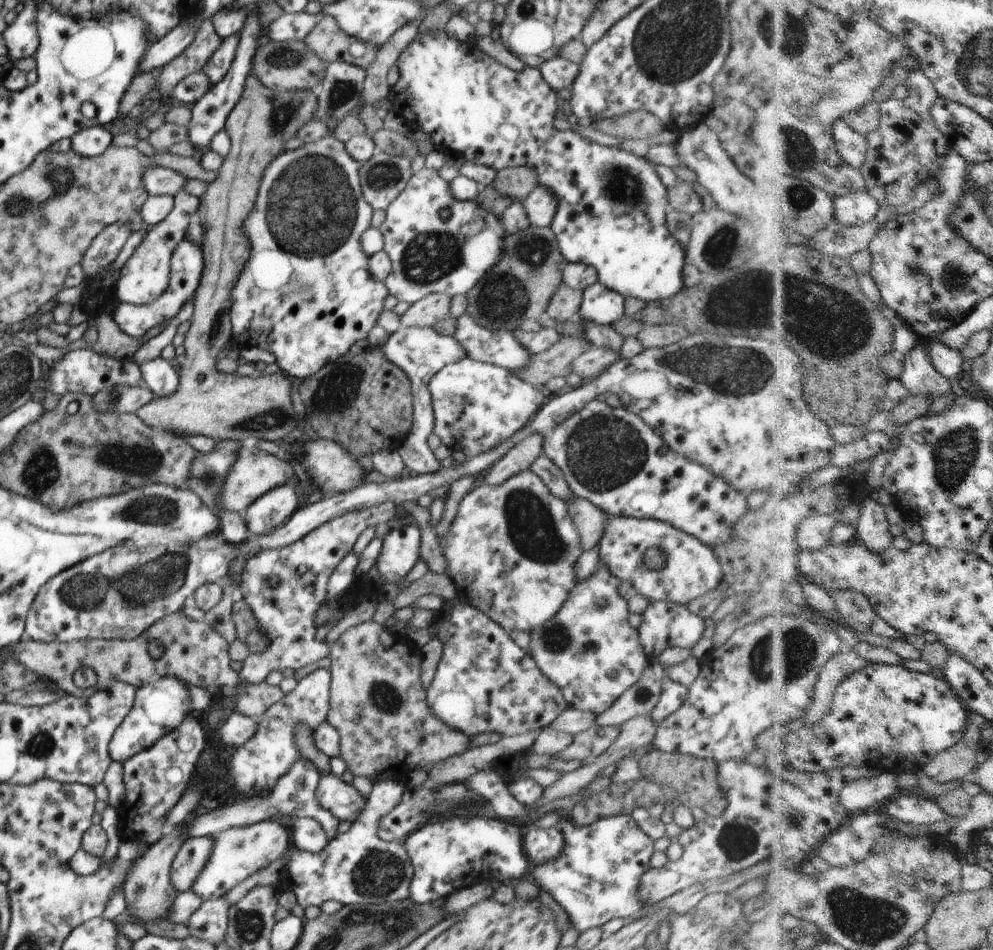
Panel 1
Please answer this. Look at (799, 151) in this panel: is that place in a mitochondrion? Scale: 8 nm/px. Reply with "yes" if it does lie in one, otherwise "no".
yes

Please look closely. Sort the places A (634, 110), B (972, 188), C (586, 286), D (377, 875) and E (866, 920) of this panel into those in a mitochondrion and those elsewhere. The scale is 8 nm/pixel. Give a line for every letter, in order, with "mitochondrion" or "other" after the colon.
A: other
B: other
C: other
D: mitochondrion
E: mitochondrion

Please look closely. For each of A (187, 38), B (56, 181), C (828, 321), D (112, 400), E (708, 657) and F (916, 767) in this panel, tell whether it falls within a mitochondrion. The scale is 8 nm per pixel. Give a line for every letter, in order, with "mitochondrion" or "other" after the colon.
A: other
B: mitochondrion
C: mitochondrion
D: mitochondrion
E: other
F: other

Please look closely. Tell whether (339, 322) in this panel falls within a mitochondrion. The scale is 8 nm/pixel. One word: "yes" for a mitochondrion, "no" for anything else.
no

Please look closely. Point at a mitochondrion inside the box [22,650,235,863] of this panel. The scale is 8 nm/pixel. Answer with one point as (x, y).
(36, 744)

